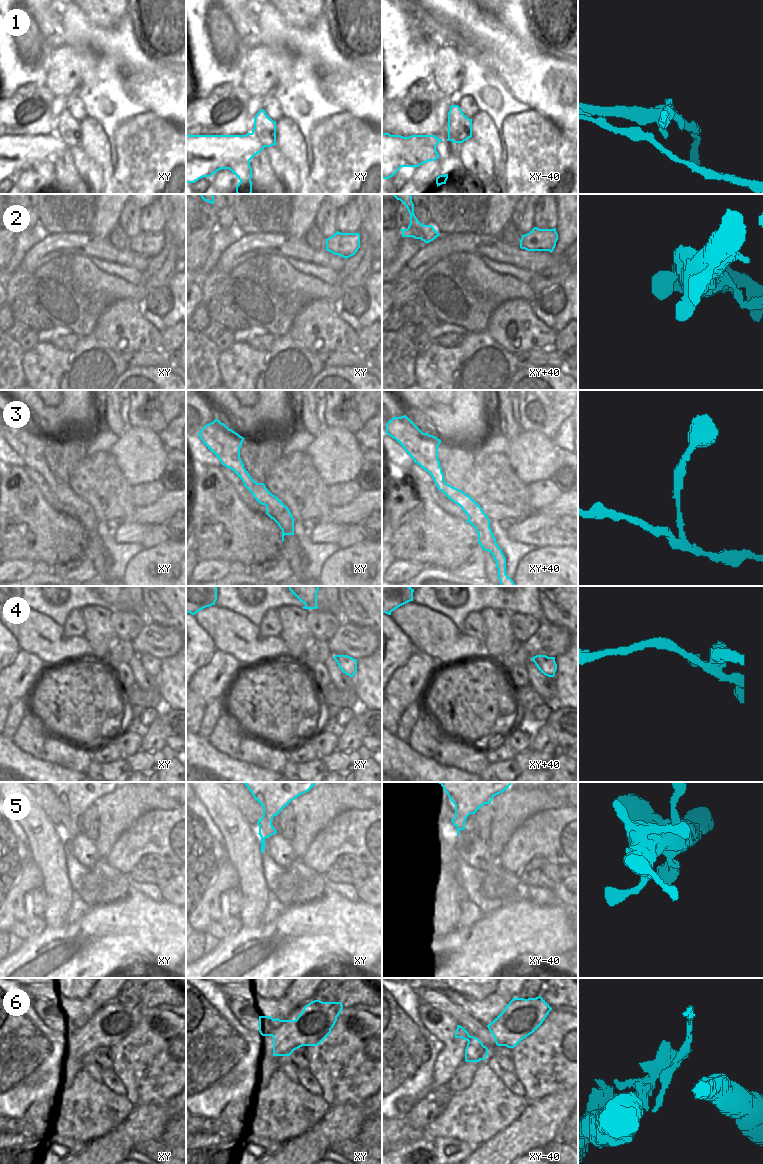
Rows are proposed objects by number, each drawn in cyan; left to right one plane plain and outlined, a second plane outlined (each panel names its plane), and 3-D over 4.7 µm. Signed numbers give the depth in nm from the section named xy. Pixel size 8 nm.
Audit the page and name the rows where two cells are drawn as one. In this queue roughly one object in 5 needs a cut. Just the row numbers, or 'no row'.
1

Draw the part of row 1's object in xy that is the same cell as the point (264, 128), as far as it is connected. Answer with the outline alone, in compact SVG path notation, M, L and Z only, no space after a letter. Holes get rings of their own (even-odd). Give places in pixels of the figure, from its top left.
M264 109L256 114L252 133L262 142L264 147L276 145L276 121L273 121Z

